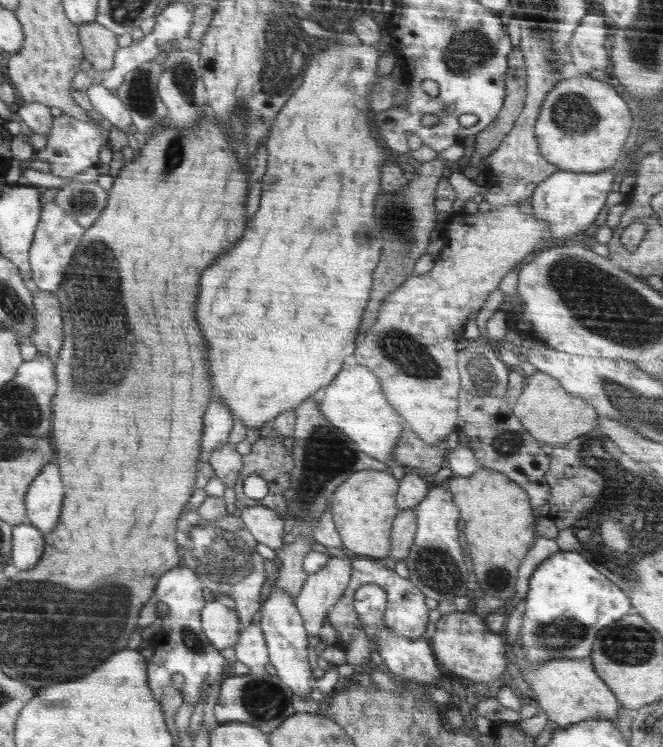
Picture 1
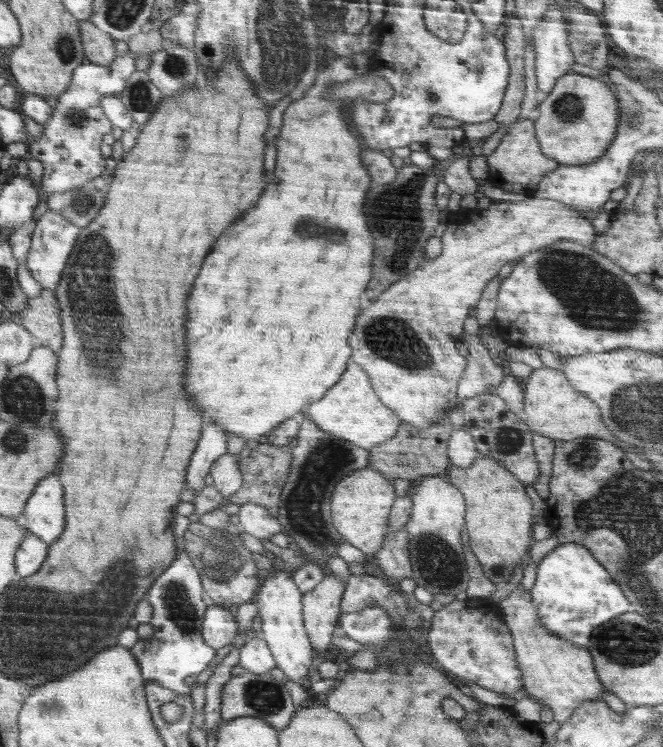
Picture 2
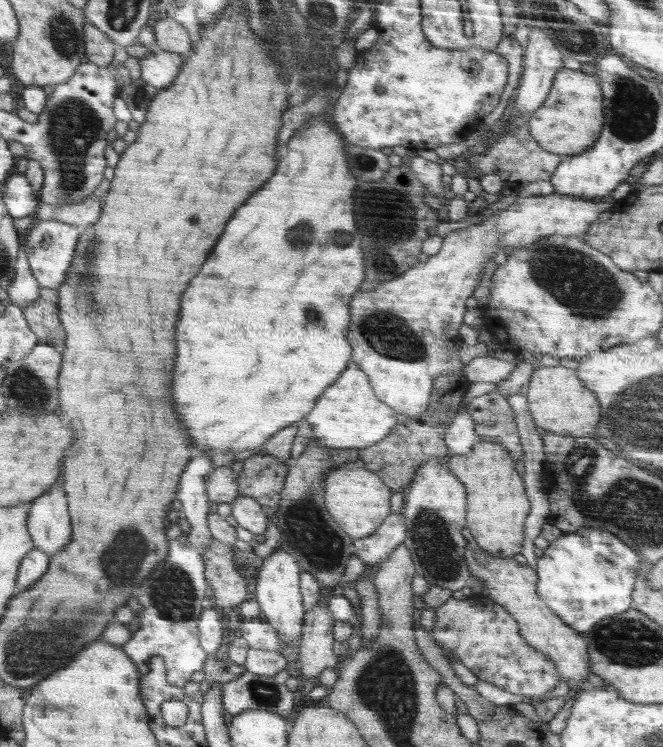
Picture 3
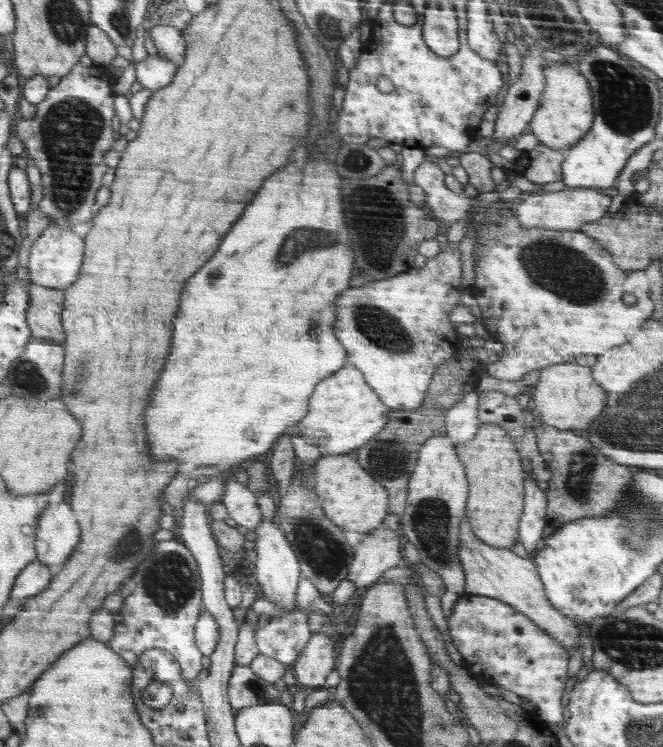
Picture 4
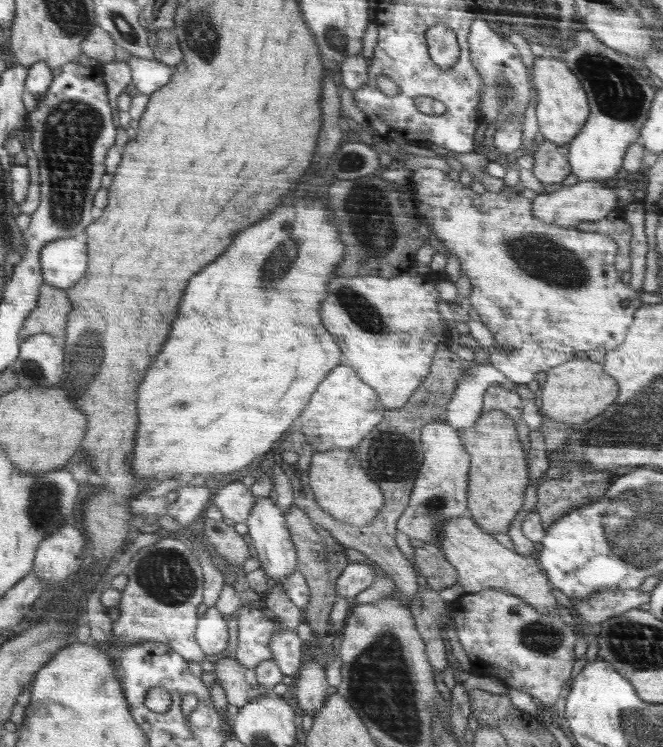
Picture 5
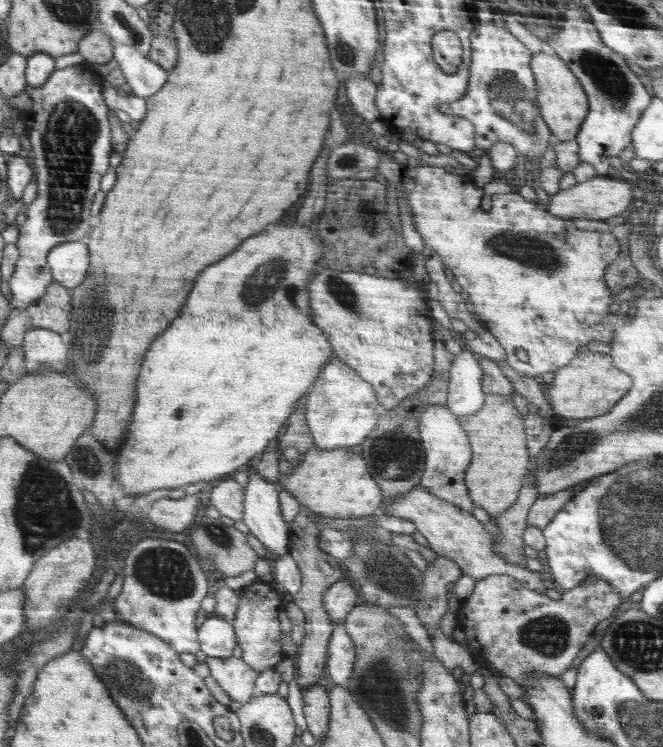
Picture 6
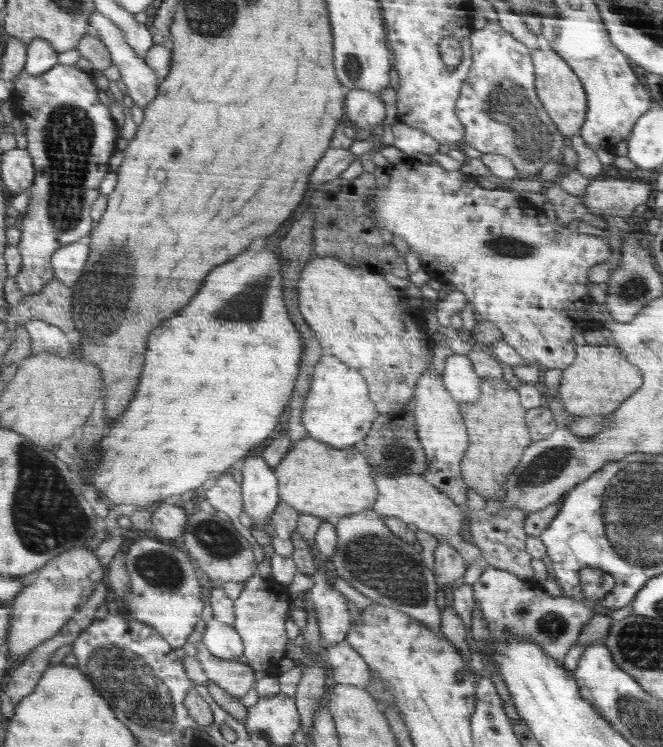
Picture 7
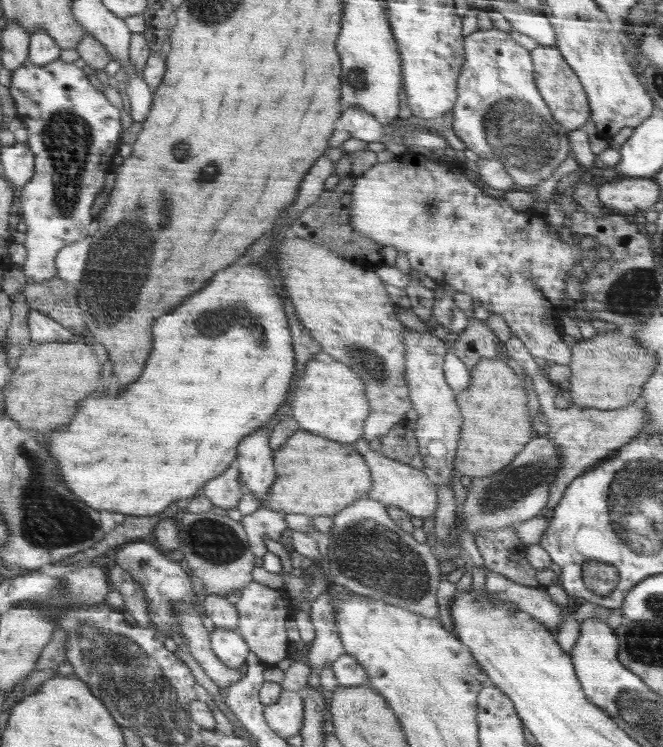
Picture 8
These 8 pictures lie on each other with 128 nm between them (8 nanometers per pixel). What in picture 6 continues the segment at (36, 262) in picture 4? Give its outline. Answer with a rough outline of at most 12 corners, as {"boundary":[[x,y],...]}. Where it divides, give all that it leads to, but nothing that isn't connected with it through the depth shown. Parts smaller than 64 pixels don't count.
{"boundary":[[90,238],[62,244],[48,258],[55,280],[82,285]]}

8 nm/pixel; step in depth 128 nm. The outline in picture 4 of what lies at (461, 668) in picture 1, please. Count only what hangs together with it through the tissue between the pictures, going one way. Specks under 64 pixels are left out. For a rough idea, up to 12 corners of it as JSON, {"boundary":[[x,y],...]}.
{"boundary":[[500,599],[446,620],[465,672],[566,720],[566,649]]}

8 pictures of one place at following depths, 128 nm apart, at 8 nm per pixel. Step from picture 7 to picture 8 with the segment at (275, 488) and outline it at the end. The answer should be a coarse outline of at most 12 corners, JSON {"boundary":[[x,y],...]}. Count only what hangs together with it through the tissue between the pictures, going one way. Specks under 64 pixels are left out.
{"boundary":[[268,430],[240,442],[235,465],[263,506],[278,475]]}

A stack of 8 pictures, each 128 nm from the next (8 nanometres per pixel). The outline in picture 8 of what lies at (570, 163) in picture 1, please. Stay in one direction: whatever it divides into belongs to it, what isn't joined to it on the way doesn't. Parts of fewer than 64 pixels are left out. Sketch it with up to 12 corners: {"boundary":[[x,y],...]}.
{"boundary":[[556,46],[532,50],[539,93],[568,130],[584,129],[590,102]]}

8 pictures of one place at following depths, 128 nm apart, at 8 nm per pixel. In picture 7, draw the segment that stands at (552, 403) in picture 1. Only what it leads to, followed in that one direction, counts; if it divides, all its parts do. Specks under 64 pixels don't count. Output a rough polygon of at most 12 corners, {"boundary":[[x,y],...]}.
{"boundary":[[616,346],[576,347],[560,401],[572,415],[608,415],[642,386]]}

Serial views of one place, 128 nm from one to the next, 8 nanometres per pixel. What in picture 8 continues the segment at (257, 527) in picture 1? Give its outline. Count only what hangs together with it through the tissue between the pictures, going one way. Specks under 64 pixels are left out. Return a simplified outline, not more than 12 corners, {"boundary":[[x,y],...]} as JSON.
{"boundary":[[236,465],[203,486],[215,506],[234,508],[245,489]]}

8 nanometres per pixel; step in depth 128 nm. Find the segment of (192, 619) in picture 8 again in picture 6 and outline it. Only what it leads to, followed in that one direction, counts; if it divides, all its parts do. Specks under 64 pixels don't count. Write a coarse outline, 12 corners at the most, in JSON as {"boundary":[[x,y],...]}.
{"boundary":[[206,658],[212,677],[234,702],[254,697],[258,672],[241,659]]}

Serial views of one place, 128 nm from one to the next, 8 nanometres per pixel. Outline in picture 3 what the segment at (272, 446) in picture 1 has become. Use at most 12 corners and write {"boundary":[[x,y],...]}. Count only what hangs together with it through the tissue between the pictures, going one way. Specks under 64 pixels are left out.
{"boundary":[[265,452],[243,463],[239,494],[255,498],[276,516],[284,465]]}

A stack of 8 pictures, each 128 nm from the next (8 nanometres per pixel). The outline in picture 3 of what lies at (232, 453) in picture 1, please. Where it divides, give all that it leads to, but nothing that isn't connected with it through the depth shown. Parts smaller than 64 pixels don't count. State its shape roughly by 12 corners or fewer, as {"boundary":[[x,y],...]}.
{"boundary":[[228,466],[212,469],[205,486],[215,505],[239,495],[239,475]]}

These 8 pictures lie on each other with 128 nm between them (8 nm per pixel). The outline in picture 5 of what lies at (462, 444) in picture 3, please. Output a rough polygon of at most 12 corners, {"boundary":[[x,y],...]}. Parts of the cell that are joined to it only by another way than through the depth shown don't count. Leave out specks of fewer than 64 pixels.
{"boundary":[[471,363],[443,418],[458,431],[482,414],[492,385],[515,391],[491,364]]}

